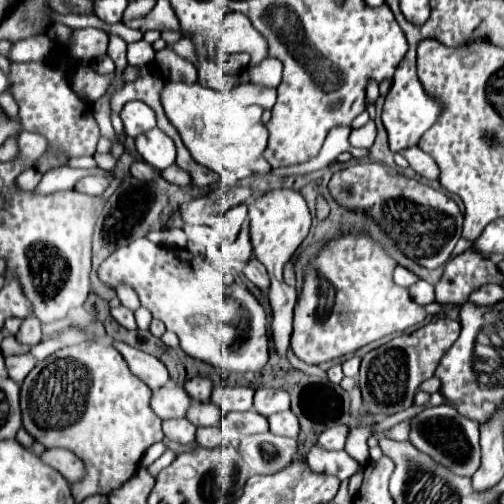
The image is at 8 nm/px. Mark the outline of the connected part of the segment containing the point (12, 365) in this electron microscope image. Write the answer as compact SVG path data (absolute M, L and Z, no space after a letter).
M20 354L20 356L8 356L6 358L6 370L12 380L18 384L28 376L28 372L34 368L36 358L32 354Z

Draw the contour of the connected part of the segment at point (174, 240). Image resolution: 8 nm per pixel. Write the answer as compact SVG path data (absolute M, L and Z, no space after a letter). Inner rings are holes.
M156 230L156 232L148 232L146 234L148 240L152 240L154 244L160 244L160 246L180 246L180 248L186 248L186 234L182 230Z

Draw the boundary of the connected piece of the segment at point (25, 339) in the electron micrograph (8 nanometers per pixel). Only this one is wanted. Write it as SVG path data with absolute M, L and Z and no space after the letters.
M26 318L20 326L20 332L16 334L16 340L20 344L26 344L26 346L34 346L38 342L42 342L42 326L40 326L40 320L38 318Z

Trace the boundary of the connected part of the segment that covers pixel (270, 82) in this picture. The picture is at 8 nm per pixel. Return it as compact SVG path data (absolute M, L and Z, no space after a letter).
M268 56L268 58L264 58L264 72L256 74L254 82L260 86L278 86L280 78L282 78L282 62L278 58Z

